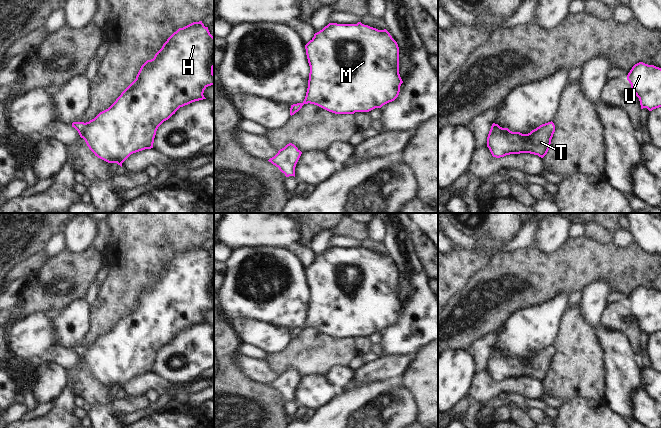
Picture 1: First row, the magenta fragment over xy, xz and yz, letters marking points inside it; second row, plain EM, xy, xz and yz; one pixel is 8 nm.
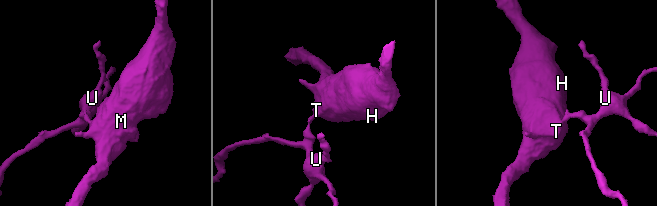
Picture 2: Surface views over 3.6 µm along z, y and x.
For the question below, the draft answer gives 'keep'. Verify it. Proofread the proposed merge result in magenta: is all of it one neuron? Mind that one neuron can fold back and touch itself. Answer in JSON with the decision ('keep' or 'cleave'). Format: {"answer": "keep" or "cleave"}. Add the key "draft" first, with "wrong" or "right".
{"draft": "right", "answer": "keep"}

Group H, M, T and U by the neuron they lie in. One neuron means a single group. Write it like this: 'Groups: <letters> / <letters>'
Groups: H M T U

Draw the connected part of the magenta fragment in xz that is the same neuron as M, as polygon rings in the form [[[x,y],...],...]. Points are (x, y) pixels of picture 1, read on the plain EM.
[[[329,247],[305,269],[310,290],[308,312],[302,327],[291,329],[290,339],[298,336],[304,328],[314,328],[335,338],[369,336],[394,325],[403,307],[399,298],[399,271],[390,257],[384,254],[357,248]]]

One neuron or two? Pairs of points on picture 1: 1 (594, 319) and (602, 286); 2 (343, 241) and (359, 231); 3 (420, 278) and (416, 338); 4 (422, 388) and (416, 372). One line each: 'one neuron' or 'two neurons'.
1: one neuron
2: two neurons
3: one neuron
4: one neuron

